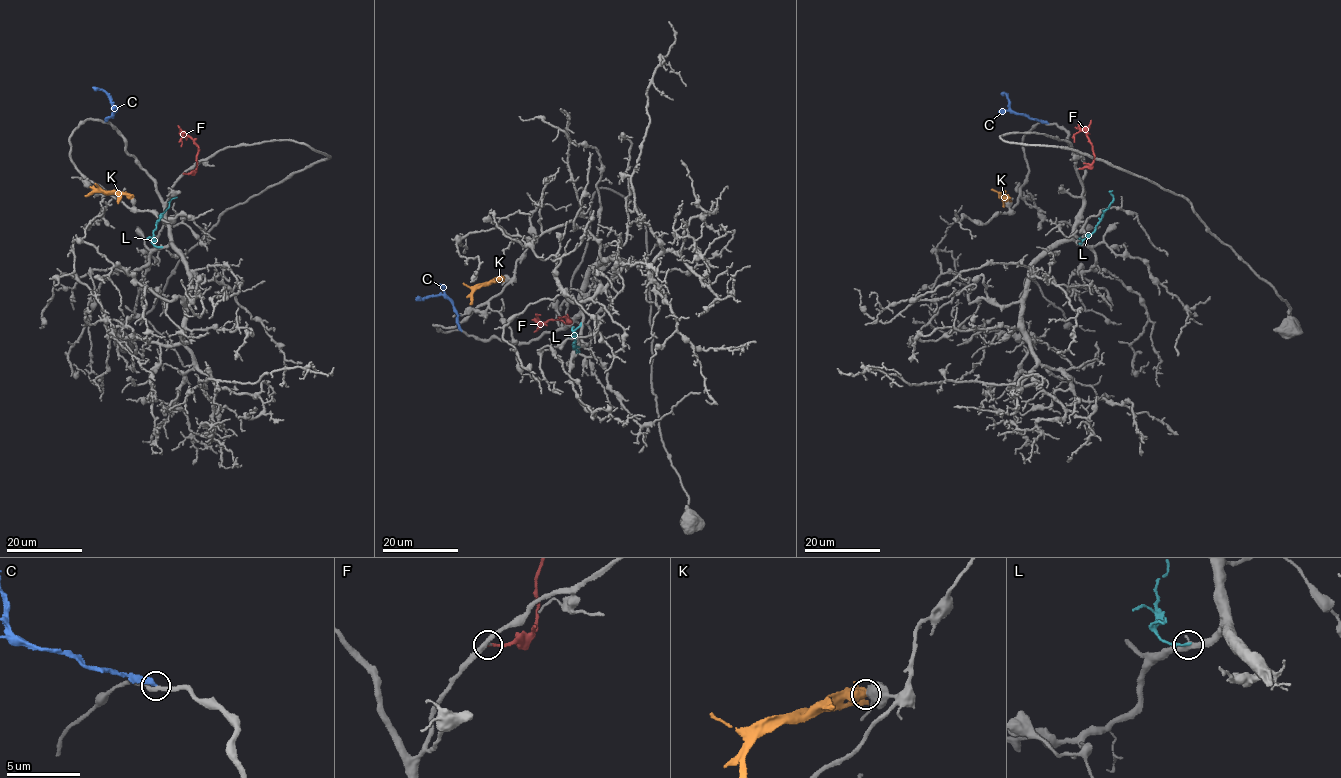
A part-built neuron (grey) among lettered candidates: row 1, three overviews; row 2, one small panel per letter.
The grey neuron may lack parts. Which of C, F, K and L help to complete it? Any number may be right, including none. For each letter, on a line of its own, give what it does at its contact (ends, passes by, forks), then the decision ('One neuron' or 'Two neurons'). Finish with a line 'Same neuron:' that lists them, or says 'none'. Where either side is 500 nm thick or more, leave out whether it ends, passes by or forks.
C: It ends there. Two neurons
F: It ends there. One neuron
K: It forks there. Two neurons
L: It ends there. Two neurons
Same neuron: F

